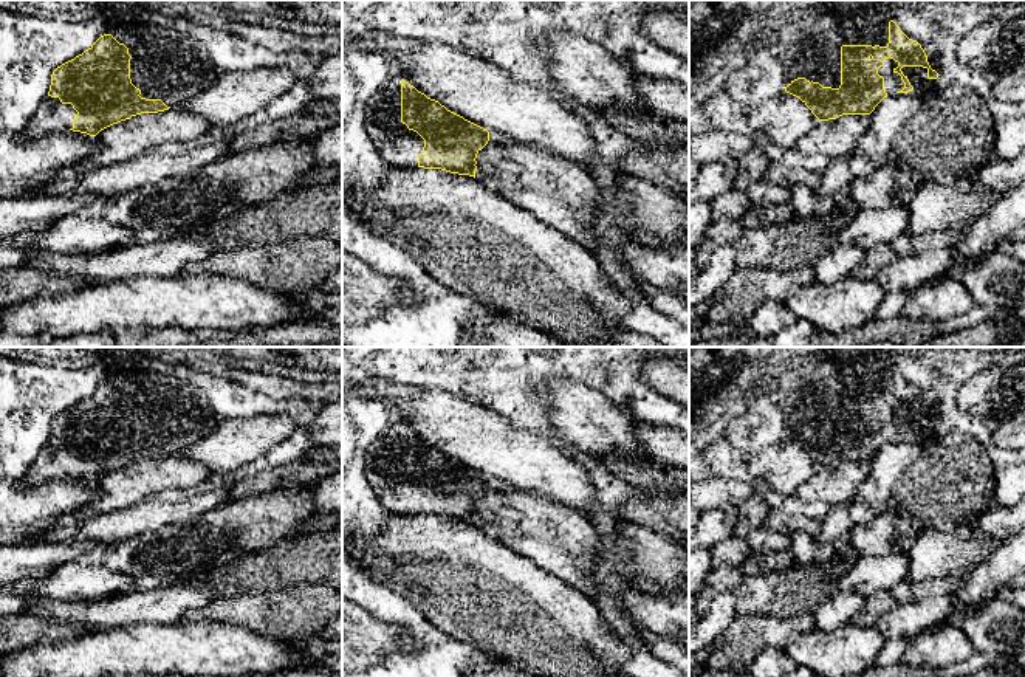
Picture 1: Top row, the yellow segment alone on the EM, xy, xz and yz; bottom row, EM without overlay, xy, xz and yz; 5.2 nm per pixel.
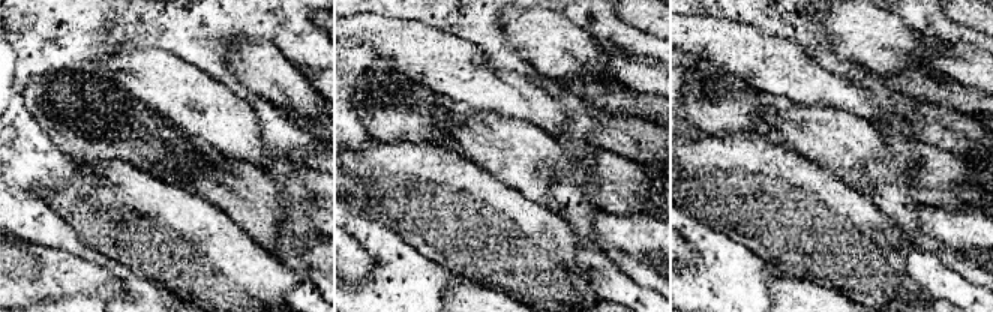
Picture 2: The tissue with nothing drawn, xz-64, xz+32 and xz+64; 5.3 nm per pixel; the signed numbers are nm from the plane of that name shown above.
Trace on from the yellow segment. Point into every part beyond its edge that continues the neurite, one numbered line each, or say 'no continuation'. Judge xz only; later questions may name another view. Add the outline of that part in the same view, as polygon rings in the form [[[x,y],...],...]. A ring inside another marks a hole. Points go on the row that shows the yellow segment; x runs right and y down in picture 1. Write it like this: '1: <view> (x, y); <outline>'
1: xz (400, 147); [[[401,81],[386,84],[367,101],[364,127],[390,166],[418,166],[424,139],[401,122]]]

